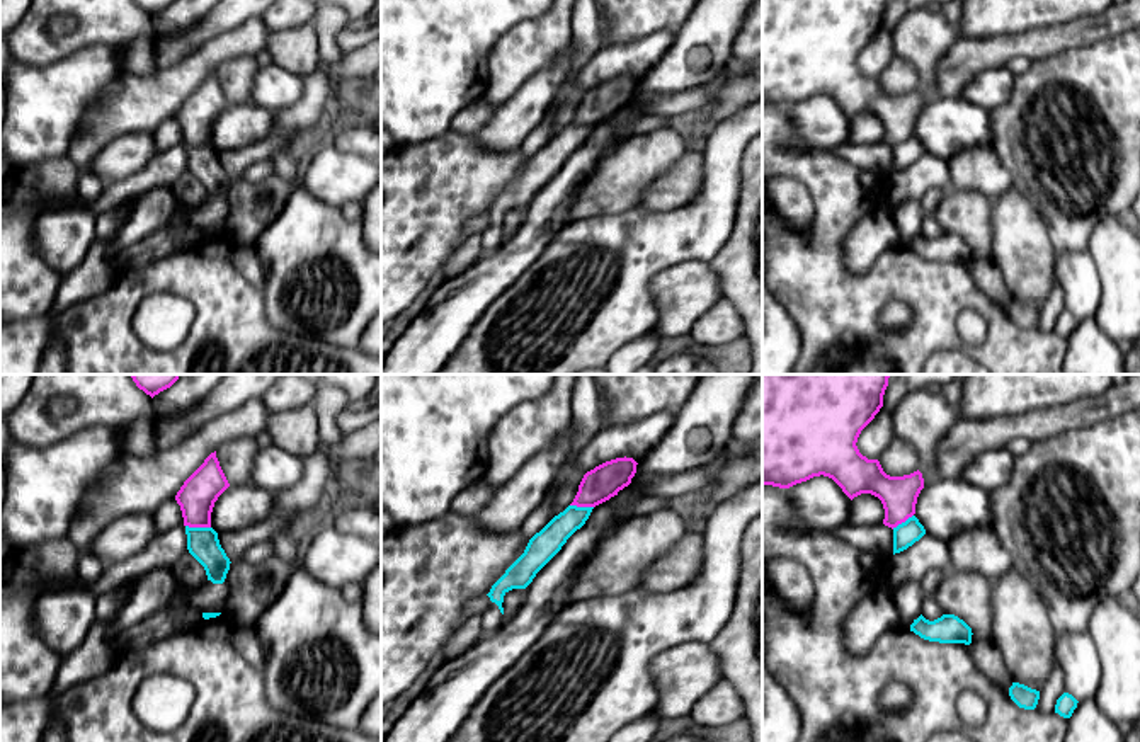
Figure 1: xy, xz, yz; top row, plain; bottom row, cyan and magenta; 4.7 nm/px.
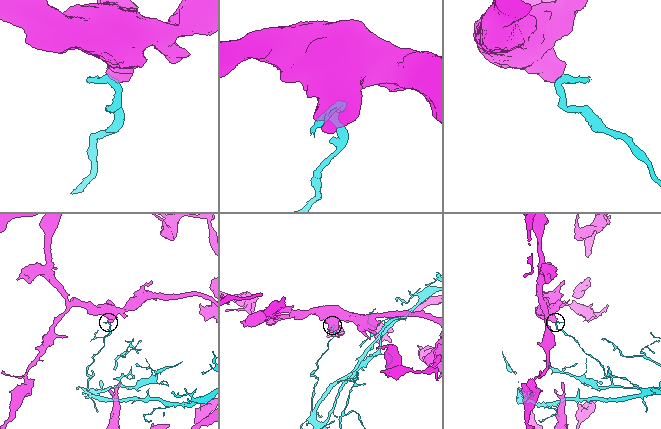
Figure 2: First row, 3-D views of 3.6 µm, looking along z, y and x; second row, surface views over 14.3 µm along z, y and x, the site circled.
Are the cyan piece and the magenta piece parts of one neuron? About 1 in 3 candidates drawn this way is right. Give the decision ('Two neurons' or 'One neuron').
Two neurons

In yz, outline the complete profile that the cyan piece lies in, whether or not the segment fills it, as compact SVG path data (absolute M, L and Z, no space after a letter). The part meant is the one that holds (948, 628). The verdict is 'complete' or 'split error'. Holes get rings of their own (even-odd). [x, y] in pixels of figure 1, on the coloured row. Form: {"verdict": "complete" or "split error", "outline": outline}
{"verdict": "complete", "outline": "M922 614L914 619L910 631L929 642L939 643L972 643L972 628L955 614L943 614L929 621Z"}

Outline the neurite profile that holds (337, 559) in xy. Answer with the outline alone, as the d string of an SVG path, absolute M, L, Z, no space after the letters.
M327 522L305 536L299 563L311 577L337 589L362 584L381 563L381 541L340 533Z

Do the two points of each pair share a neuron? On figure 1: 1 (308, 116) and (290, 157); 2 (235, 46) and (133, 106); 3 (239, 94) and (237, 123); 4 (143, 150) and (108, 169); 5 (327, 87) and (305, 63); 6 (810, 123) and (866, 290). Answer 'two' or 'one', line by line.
1: one
2: one
3: two
4: one
5: two
6: two

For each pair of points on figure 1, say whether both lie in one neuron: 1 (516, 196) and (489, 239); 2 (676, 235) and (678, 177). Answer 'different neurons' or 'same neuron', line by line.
1: same neuron
2: different neurons

